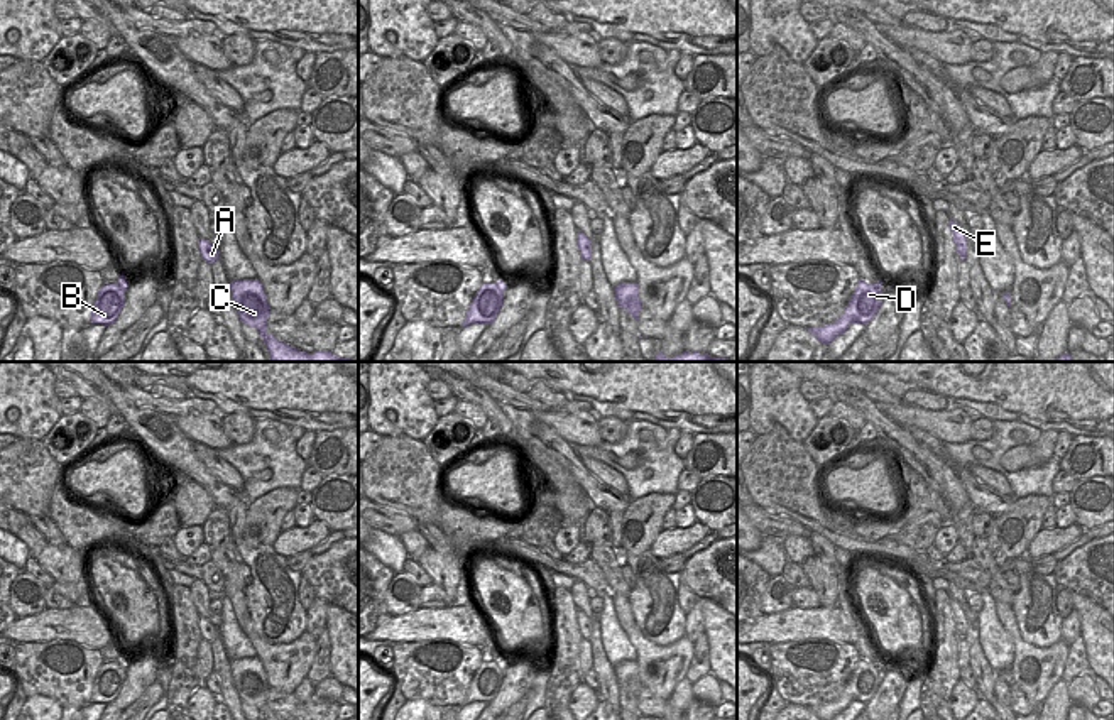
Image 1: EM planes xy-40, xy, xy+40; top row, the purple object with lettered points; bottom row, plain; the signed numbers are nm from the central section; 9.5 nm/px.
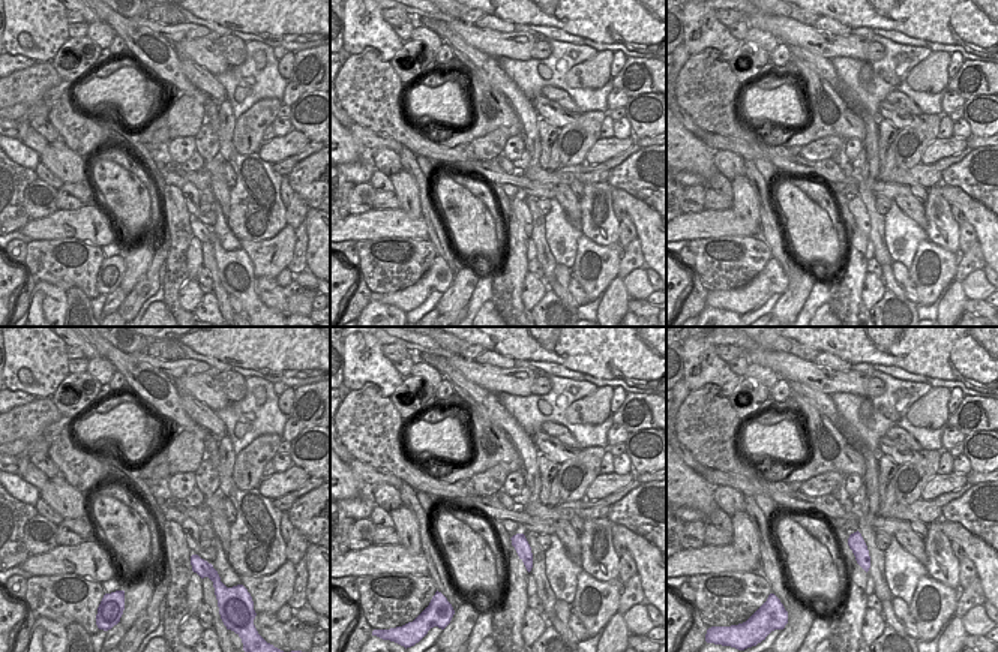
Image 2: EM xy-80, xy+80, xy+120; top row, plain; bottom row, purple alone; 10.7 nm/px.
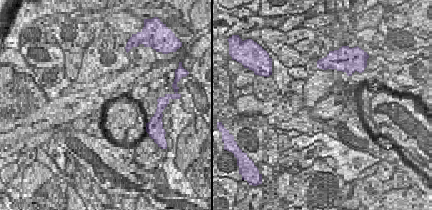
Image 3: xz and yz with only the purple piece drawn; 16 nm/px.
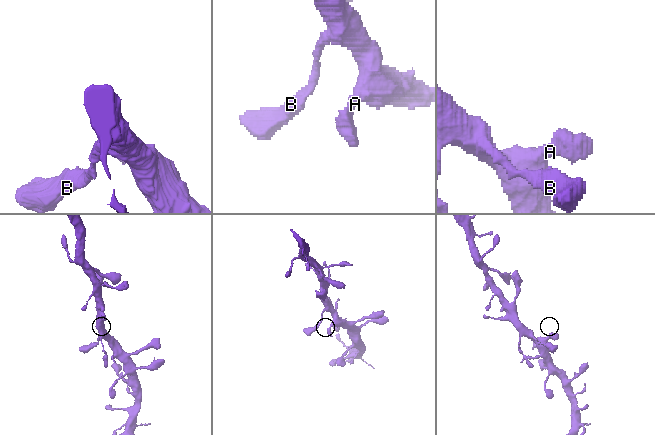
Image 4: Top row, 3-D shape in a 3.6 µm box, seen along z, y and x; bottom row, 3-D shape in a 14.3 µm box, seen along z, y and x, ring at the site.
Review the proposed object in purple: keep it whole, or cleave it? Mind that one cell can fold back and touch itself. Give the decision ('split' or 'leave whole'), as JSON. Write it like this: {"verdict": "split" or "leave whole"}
{"verdict": "leave whole"}

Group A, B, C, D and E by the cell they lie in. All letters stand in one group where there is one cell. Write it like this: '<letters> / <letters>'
A B C D E

